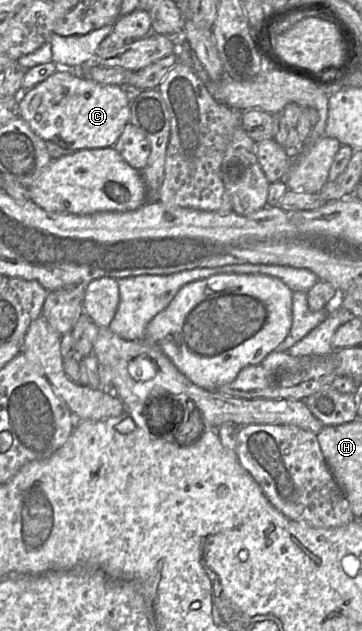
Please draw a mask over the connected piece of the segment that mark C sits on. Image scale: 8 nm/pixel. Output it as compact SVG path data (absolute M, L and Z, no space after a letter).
M58 67L46 80L19 95L19 109L19 117L44 141L52 141L62 148L78 151L114 147L130 120L131 101L124 87L101 84L68 68Z

